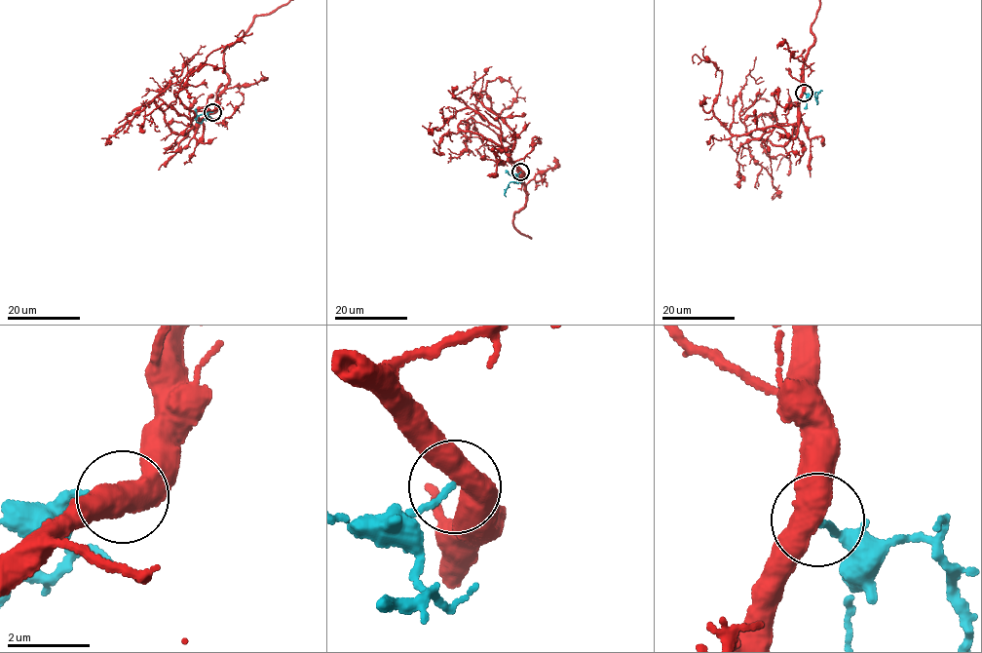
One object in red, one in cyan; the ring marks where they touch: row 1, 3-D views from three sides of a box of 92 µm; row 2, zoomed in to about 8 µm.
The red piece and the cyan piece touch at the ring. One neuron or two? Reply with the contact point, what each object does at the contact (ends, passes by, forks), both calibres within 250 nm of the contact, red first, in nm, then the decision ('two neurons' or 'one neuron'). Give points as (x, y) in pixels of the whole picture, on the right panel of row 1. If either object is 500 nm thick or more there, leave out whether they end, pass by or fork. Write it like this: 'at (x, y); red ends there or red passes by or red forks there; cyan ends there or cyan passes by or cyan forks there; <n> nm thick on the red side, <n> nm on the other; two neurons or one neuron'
at (804, 93); 550 nm thick on the red side, 130 nm on the other; one neuron

